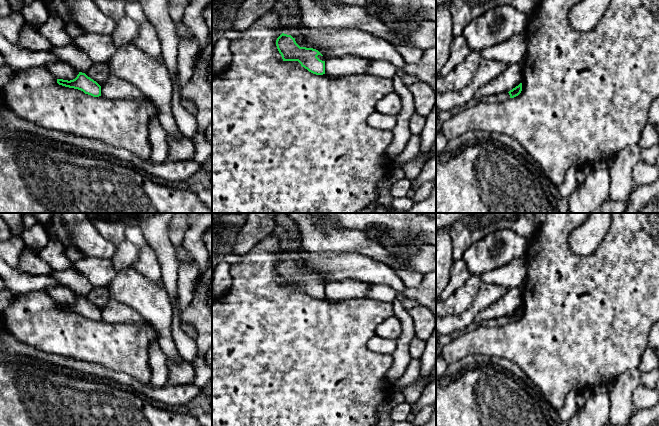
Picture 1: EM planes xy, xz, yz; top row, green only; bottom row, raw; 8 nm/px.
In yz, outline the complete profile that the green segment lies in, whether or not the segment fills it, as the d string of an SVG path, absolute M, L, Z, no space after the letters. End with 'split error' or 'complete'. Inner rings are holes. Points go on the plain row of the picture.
M520 307L518 310L516 310L509 316L486 320L480 323L480 325L484 327L503 327L504 325L510 322L518 320L521 317L521 315L522 315L522 307Z; split error

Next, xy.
M79 296L77 301L73 304L68 305L57 303L57 307L65 311L81 314L85 318L91 319L93 321L101 320L101 310L82 296Z; complete

